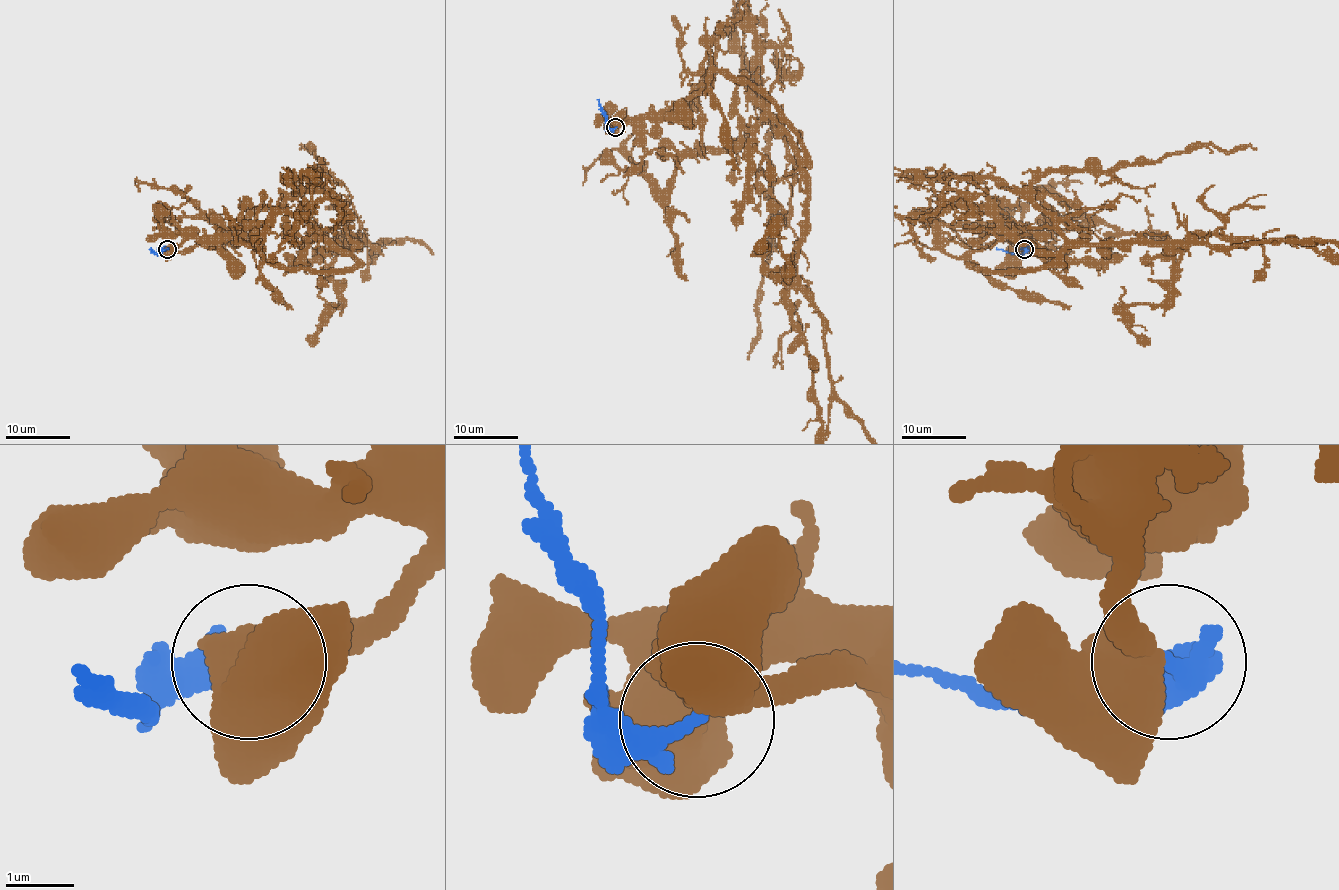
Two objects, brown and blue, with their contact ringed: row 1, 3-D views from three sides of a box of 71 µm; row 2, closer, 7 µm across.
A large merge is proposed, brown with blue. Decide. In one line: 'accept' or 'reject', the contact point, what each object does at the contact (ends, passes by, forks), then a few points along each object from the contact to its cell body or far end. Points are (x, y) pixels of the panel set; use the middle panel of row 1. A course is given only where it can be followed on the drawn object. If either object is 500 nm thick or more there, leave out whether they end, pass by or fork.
reject | (615, 127) | brown via (615, 127), (749, 80), (805, 156), (796, 274), (862, 428) | blue via (615, 127), (610, 128), (607, 125), (607, 116), (599, 99)

